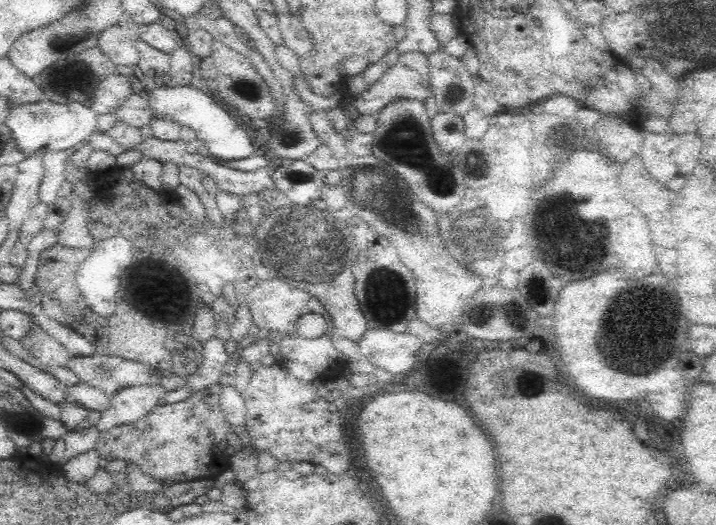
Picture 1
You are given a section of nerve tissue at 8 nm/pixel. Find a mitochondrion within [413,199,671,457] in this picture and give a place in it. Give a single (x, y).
(575, 243)

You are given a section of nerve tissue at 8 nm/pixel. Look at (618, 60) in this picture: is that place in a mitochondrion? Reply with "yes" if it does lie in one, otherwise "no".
no

